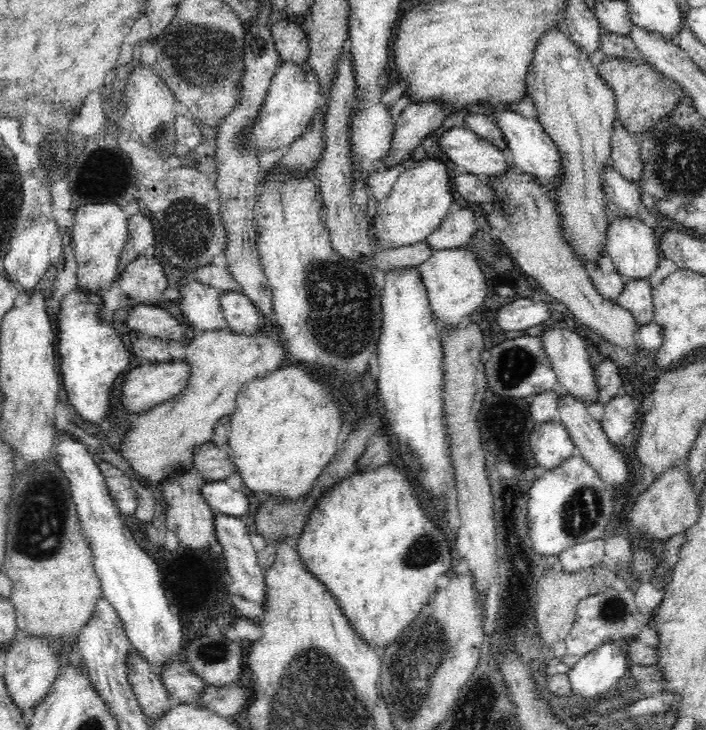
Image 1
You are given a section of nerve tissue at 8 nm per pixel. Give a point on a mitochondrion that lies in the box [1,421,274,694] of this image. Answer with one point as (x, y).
(42, 509)

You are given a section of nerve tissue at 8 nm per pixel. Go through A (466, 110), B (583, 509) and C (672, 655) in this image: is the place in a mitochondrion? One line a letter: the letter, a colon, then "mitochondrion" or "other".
A: other
B: mitochondrion
C: other

